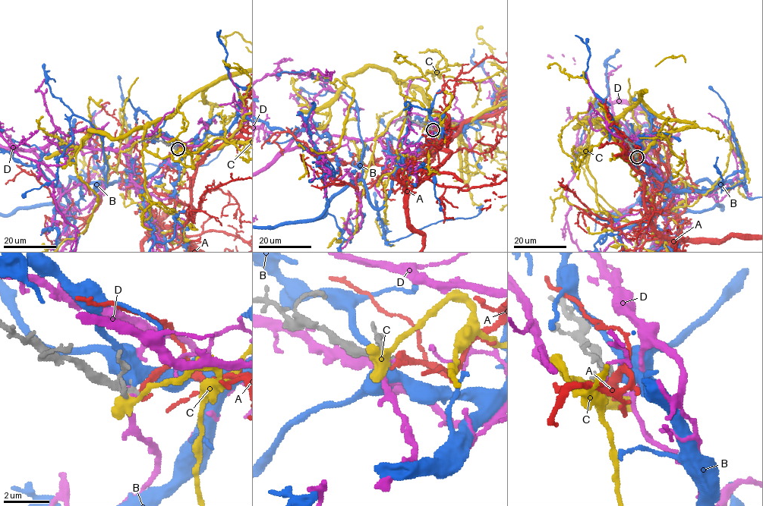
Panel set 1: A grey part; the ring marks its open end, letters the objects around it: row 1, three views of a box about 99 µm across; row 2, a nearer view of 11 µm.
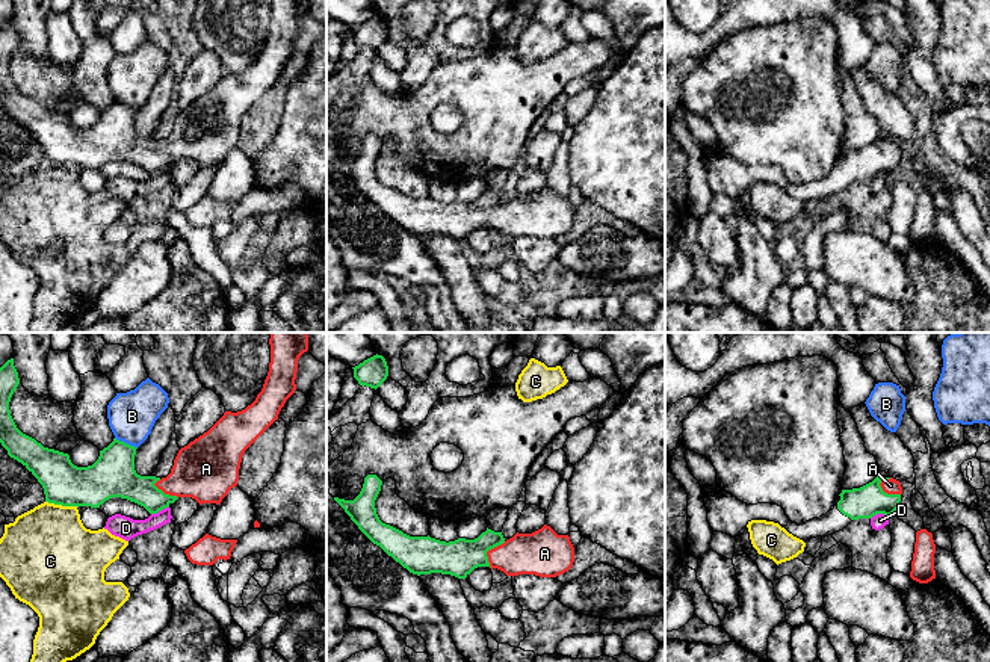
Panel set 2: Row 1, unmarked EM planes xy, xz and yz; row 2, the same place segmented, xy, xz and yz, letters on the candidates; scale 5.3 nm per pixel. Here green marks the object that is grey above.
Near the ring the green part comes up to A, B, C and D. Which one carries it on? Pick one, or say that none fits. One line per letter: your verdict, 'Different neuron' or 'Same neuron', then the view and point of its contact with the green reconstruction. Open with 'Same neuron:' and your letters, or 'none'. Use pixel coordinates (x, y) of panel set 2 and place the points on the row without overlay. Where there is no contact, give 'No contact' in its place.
Same neuron: A
A: Same neuron. Touches green at yz (886, 154)
B: Different neuron. Touches green at xy (126, 105)
C: Different neuron. Touches green at xy (61, 165)
D: Different neuron. Touches green at xy (159, 171)

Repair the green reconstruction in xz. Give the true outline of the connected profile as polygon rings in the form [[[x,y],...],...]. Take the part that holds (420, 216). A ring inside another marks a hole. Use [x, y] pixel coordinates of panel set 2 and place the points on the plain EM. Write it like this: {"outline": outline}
{"outline": [[[367,136],[354,162],[334,162],[373,206],[413,236],[441,234],[466,240],[475,230],[490,228],[512,239],[556,239],[573,228],[574,209],[570,198],[558,196],[547,186],[532,195],[517,193],[509,201],[488,189],[475,201],[458,200],[449,204],[429,196],[410,198],[379,181],[375,162],[381,147],[376,136]]]}

